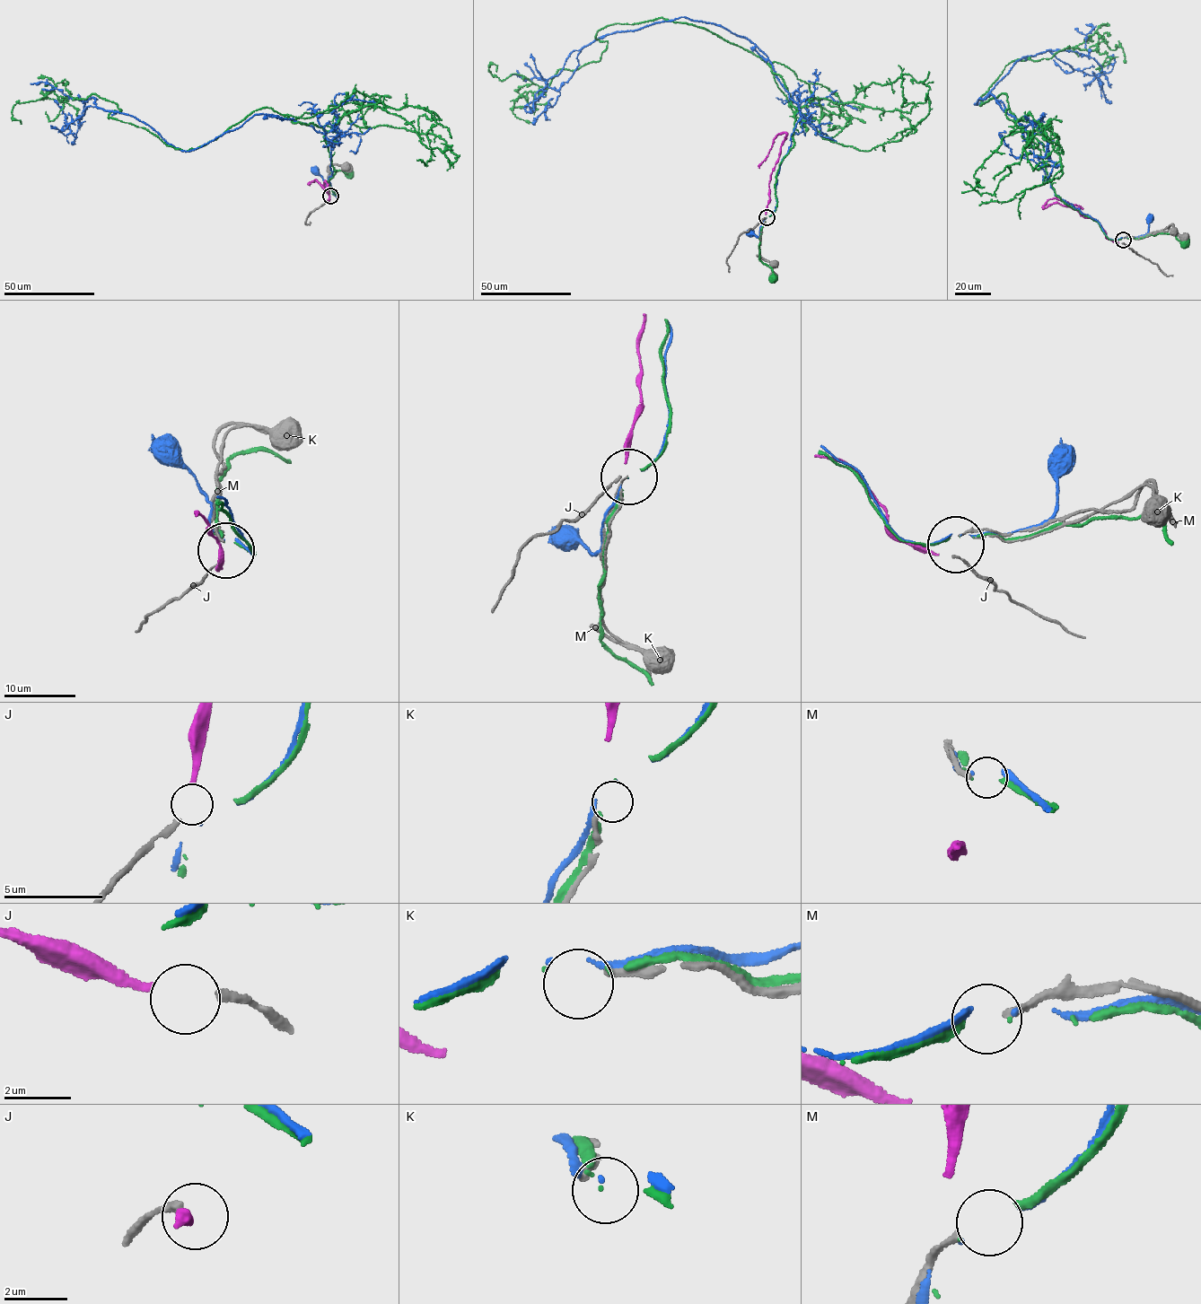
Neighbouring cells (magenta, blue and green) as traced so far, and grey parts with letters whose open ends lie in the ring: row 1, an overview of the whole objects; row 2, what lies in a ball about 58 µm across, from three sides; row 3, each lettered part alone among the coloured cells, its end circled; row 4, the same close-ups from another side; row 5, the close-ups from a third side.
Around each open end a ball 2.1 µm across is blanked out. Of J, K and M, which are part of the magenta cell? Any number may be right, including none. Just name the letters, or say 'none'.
none

